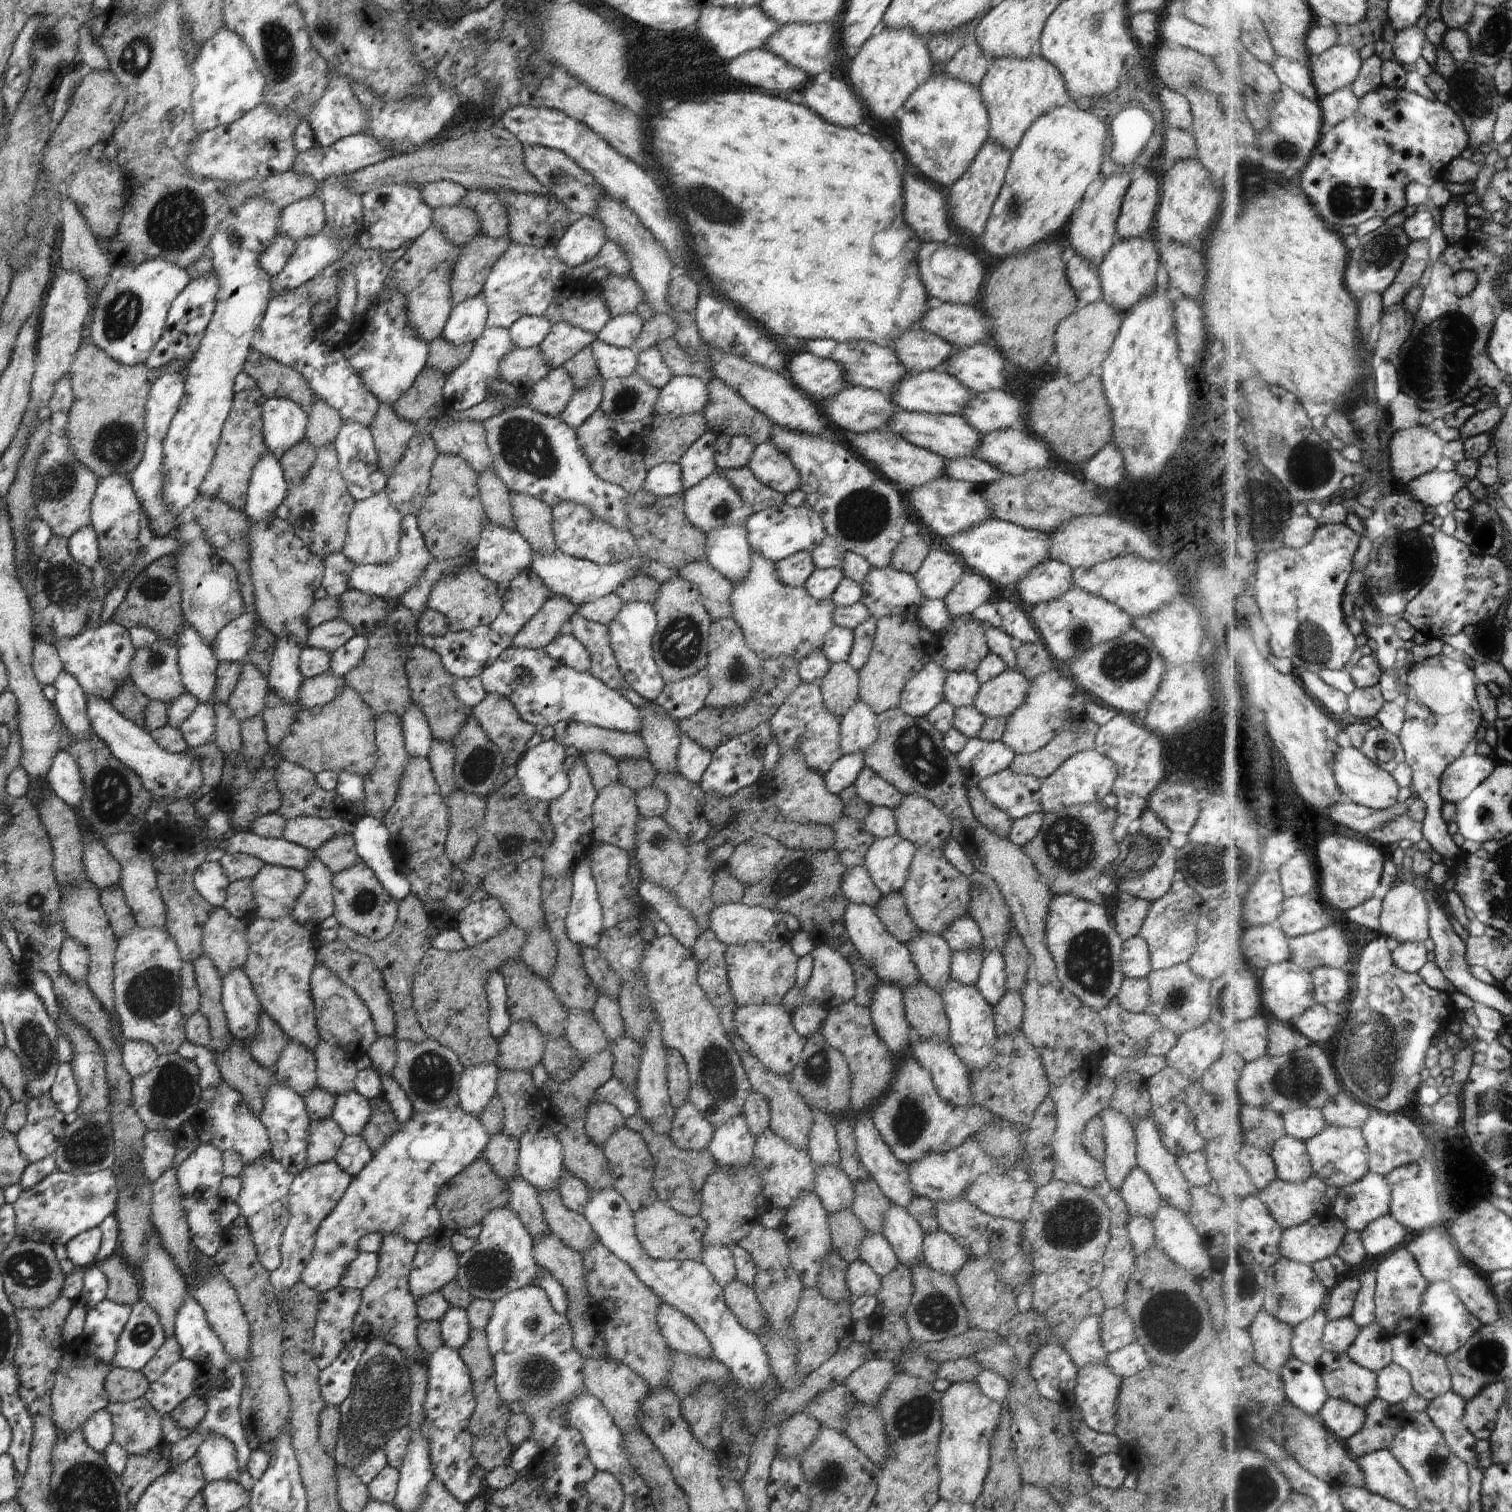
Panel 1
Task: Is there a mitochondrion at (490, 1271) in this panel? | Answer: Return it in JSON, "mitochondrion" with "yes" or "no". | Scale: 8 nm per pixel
{"mitochondrion":"yes"}

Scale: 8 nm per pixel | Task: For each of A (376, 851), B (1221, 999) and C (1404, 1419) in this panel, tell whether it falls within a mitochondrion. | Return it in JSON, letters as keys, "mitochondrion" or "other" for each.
{"A":"other","B":"mitochondrion","C":"other"}

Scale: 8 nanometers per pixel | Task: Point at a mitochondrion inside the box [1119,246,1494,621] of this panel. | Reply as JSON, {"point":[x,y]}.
{"point":[1437,361]}

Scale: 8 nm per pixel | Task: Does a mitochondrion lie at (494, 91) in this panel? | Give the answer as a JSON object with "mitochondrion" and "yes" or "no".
{"mitochondrion":"yes"}

